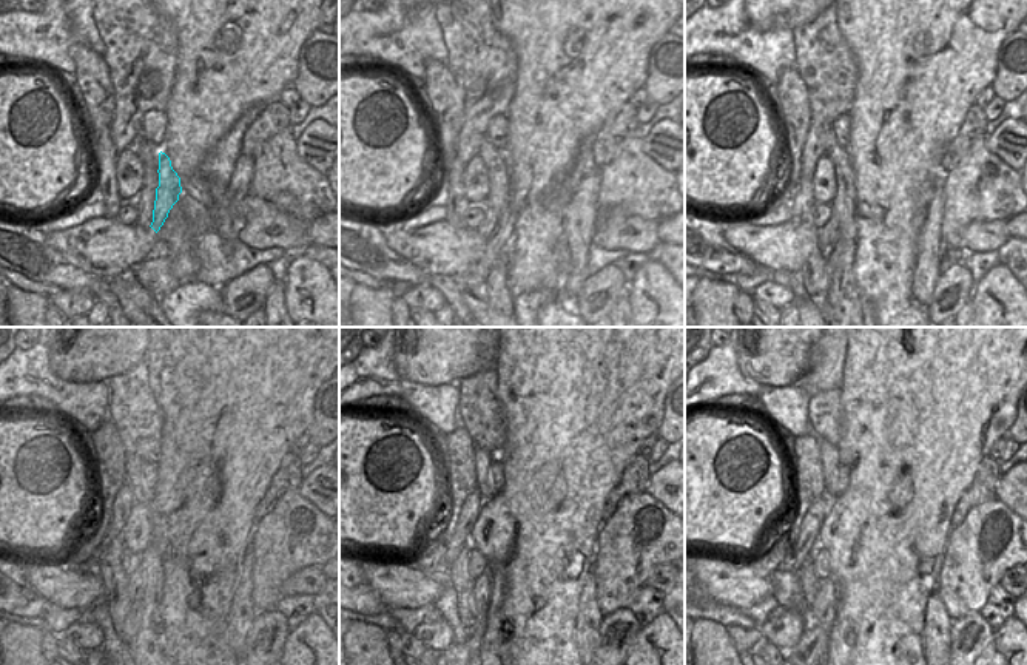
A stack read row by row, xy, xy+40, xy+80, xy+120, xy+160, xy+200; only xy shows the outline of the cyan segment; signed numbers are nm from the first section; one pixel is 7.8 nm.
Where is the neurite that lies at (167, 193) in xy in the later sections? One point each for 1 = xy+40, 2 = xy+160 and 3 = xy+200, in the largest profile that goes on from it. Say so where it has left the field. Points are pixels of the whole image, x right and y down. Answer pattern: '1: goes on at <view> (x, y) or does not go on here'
1: goes on at xy+40 (500, 239)
2: goes on at xy+160 (474, 633)
3: goes on at xy+200 (814, 641)

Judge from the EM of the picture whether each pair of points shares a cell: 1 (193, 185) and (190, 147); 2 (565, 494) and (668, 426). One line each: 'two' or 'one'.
1: two
2: two

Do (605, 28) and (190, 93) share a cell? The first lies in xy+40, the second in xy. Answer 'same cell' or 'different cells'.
same cell

